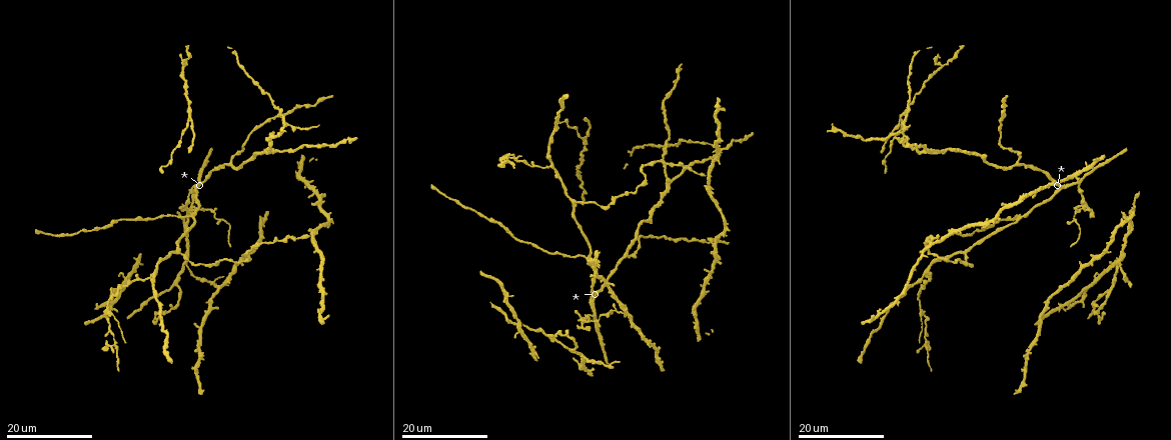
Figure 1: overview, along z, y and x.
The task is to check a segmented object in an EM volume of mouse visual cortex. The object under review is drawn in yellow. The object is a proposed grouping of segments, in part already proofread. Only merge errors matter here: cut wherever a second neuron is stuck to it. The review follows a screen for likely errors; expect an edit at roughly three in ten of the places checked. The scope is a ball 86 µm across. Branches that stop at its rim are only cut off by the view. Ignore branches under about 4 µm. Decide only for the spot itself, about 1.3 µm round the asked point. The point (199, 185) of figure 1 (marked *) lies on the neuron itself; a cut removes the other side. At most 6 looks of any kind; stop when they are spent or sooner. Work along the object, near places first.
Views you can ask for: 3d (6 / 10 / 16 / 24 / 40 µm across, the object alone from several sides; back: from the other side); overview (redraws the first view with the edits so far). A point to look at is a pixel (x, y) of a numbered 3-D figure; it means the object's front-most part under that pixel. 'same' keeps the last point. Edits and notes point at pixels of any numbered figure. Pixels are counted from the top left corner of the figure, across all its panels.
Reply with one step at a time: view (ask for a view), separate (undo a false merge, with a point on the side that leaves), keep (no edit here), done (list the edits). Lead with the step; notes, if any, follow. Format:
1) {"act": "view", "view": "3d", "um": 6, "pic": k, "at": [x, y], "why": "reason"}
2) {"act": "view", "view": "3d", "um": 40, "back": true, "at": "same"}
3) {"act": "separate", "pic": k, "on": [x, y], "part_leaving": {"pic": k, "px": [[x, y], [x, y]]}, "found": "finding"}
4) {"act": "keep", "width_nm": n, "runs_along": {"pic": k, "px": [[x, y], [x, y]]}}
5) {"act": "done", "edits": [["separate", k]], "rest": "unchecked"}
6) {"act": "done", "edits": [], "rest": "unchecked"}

{"act": "view", "view": "3d", "um": 24, "pic": 1, "at": [1022, 214], "why": "small branch off a trunk"}

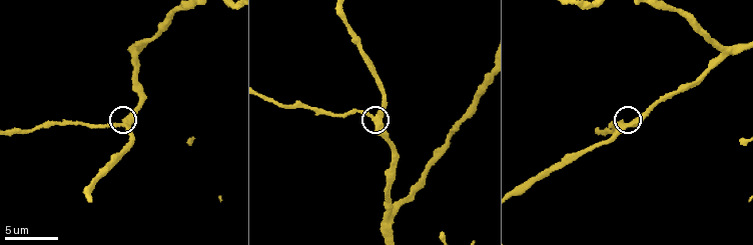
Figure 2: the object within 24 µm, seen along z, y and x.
{"act": "view", "view": "3d", "um": 6, "pic": 2, "at": [374, 118], "why": "closer look"}

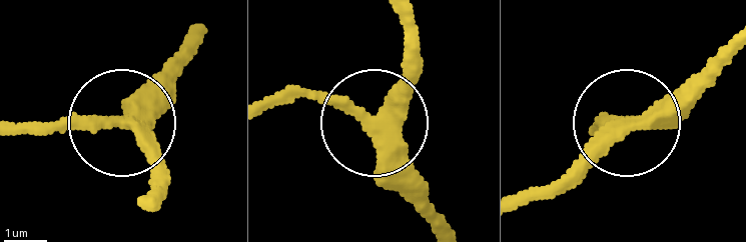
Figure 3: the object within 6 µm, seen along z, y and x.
{"act": "keep", "width_nm": 310, "runs_along": {"pic": 3, "px": [[190, 34], [118, 116], [25, 120]]}, "found": "one neuron here"}

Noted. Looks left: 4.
{"act": "view", "view": "3d", "um": 16, "pic": 1, "at": [919, 300], "why": "calibre changes"}

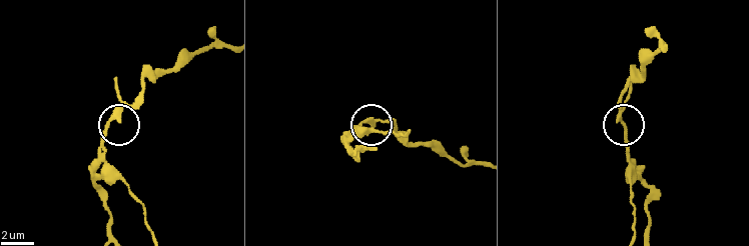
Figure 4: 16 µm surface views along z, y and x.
{"act": "view", "view": "3d", "um": 10, "pic": 4, "at": [367, 119], "why": "closer look"}

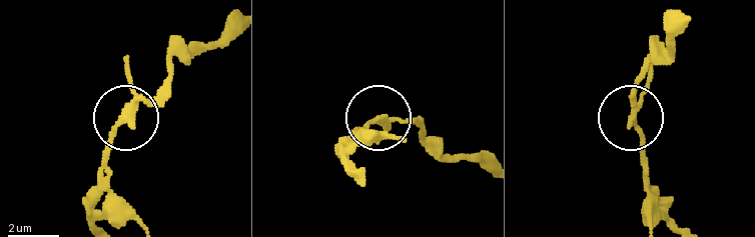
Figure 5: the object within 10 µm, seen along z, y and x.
{"act": "separate", "pic": 5, "on": [115, 132], "found": "two neurons meet here"}

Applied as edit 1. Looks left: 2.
{"act": "done", "edits": [["separate", 5]], "rest": "unchecked"}

